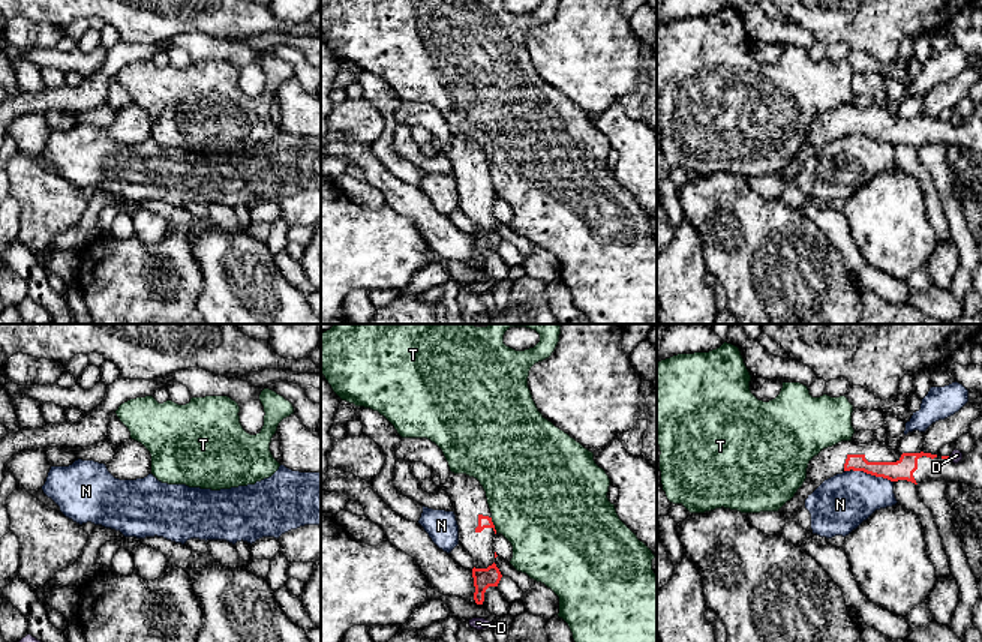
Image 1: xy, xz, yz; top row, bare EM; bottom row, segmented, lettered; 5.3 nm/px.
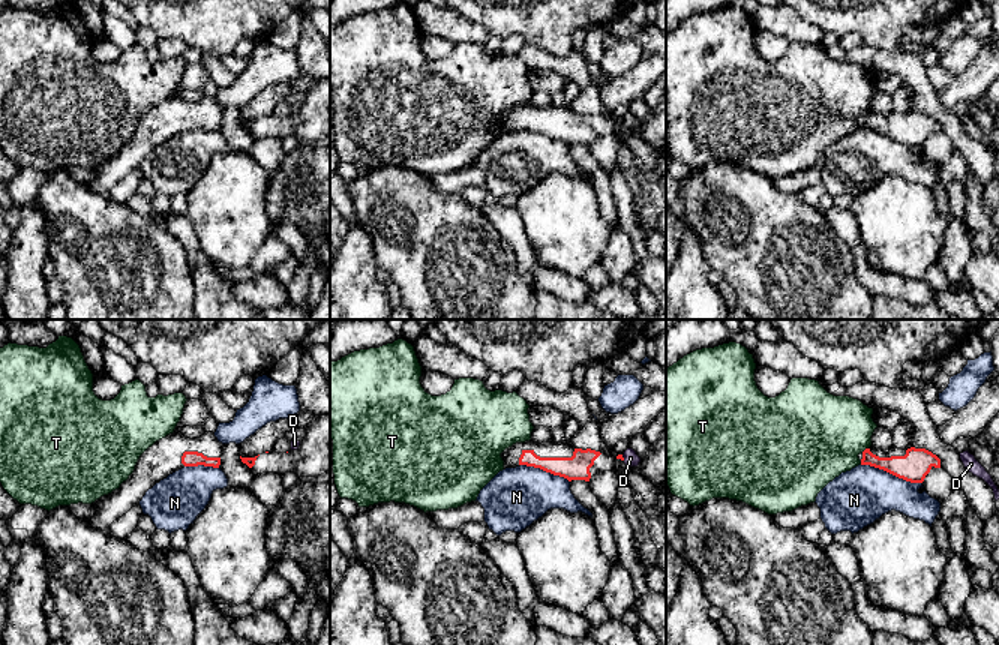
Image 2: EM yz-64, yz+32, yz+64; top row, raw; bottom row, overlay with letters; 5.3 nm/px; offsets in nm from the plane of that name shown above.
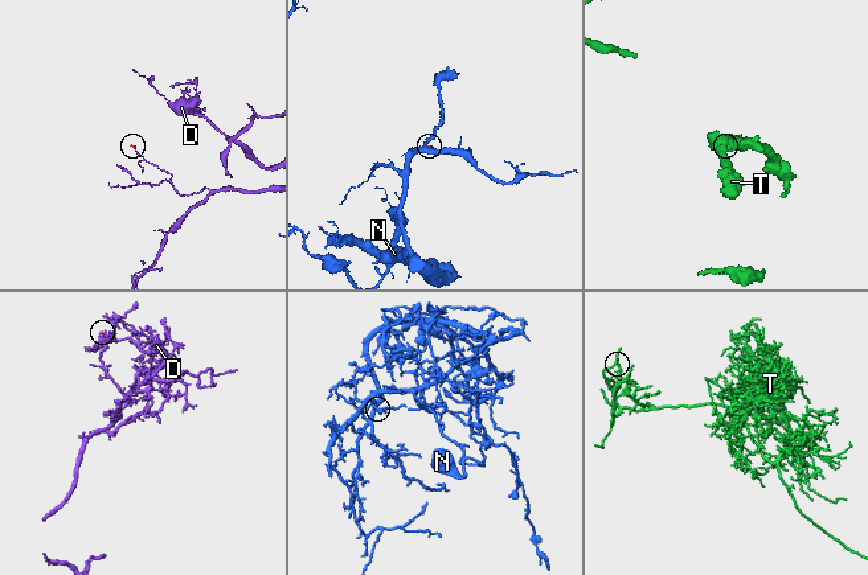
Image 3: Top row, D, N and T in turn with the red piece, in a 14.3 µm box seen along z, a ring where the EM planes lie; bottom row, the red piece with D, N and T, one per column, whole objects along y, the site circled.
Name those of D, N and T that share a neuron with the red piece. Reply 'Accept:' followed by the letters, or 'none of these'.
Accept: none of these

